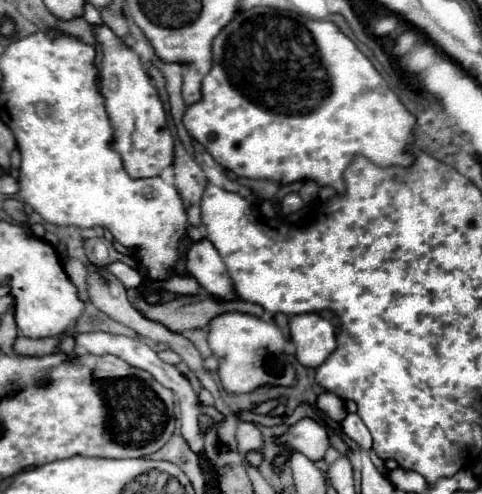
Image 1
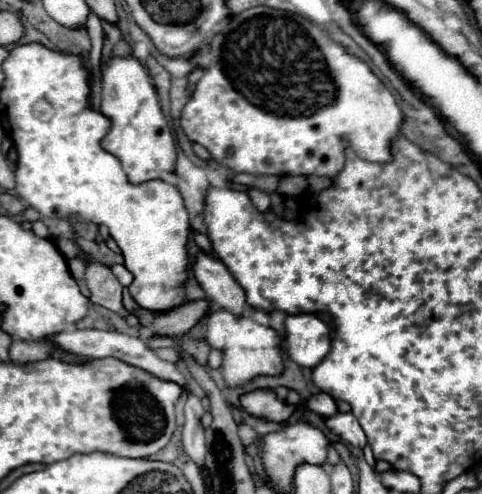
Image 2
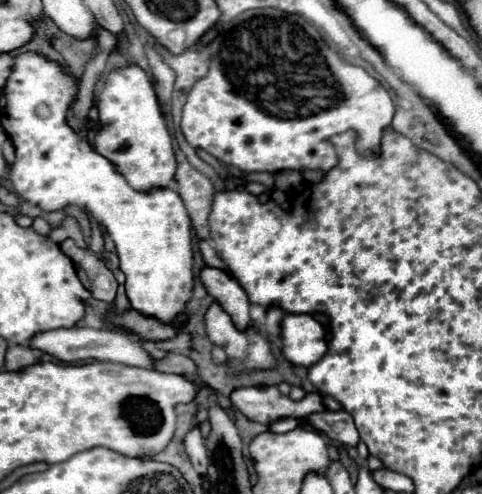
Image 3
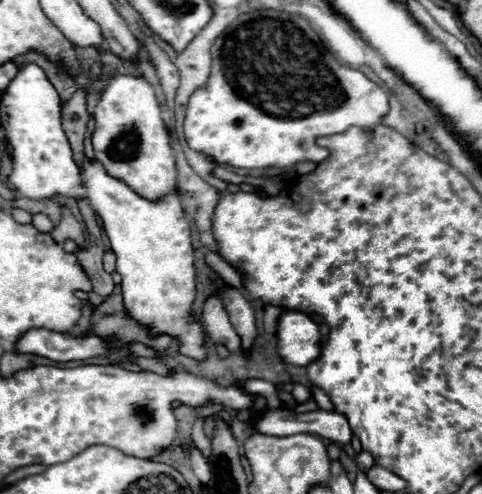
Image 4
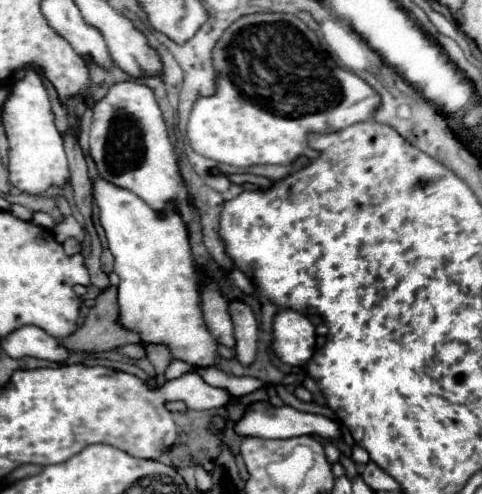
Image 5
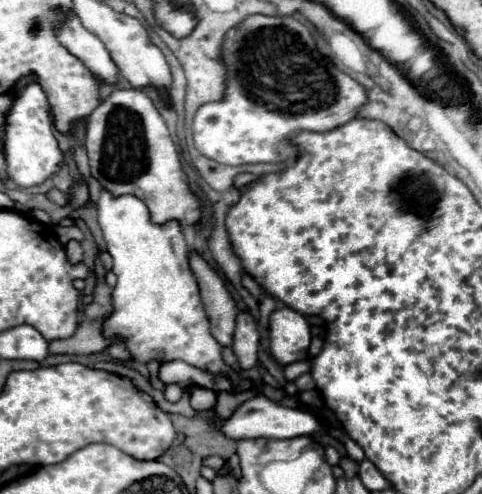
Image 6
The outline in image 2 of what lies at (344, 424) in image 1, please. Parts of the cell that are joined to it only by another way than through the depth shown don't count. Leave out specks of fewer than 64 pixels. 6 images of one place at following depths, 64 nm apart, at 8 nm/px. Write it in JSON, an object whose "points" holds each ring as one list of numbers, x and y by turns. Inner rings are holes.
{"points":[[348,412,348,414,334,414,324,418,324,424,332,430,332,434,340,436,342,442,348,442,352,446,362,448,366,444,366,436,358,424,358,420]]}

